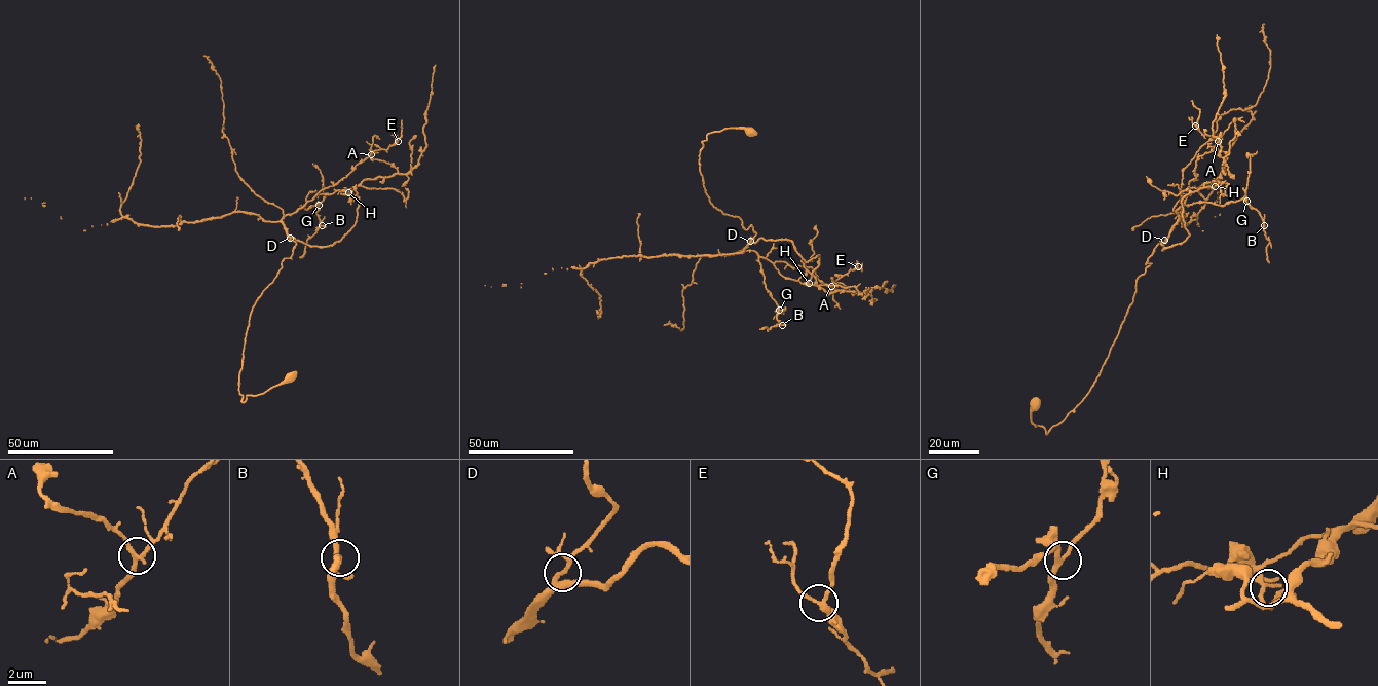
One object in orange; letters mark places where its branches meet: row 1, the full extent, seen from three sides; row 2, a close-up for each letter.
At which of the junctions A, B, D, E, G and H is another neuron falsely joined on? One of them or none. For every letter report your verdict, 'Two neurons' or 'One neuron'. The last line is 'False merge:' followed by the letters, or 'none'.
A: One neuron
B: One neuron
D: One neuron
E: One neuron
G: One neuron
H: One neuron
False merge: none

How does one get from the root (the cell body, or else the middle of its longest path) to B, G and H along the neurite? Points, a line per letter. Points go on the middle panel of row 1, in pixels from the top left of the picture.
B: (749, 132), (709, 133), (700, 172), (712, 204), (753, 227), (742, 252), (757, 255), (782, 325)
G: (749, 132), (709, 133), (700, 172), (712, 204), (753, 227), (742, 252), (757, 255), (779, 310)
H: (749, 132), (707, 135), (705, 191), (753, 227), (742, 253), (809, 283)

